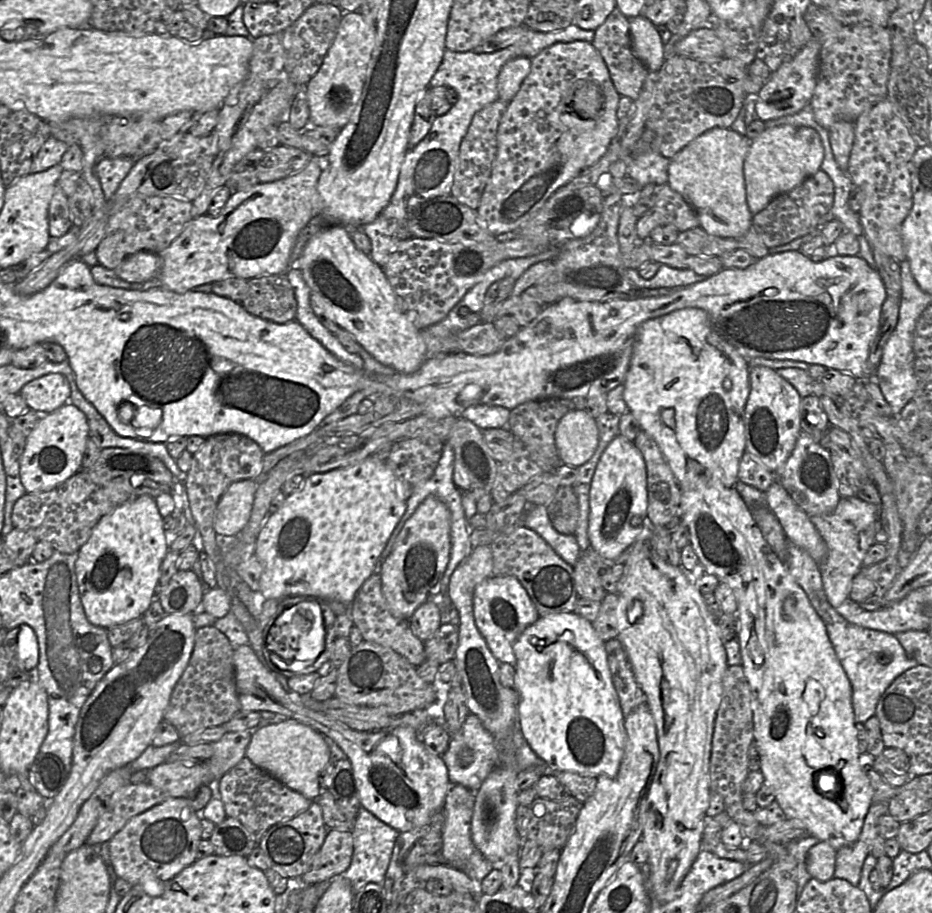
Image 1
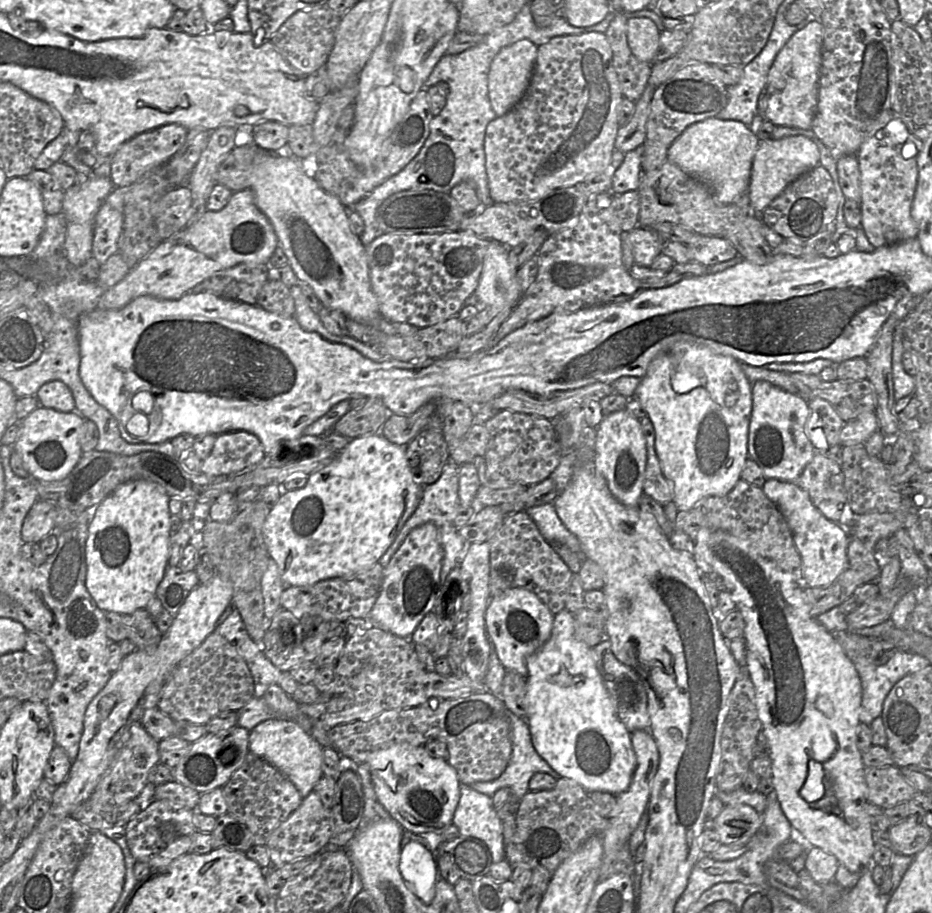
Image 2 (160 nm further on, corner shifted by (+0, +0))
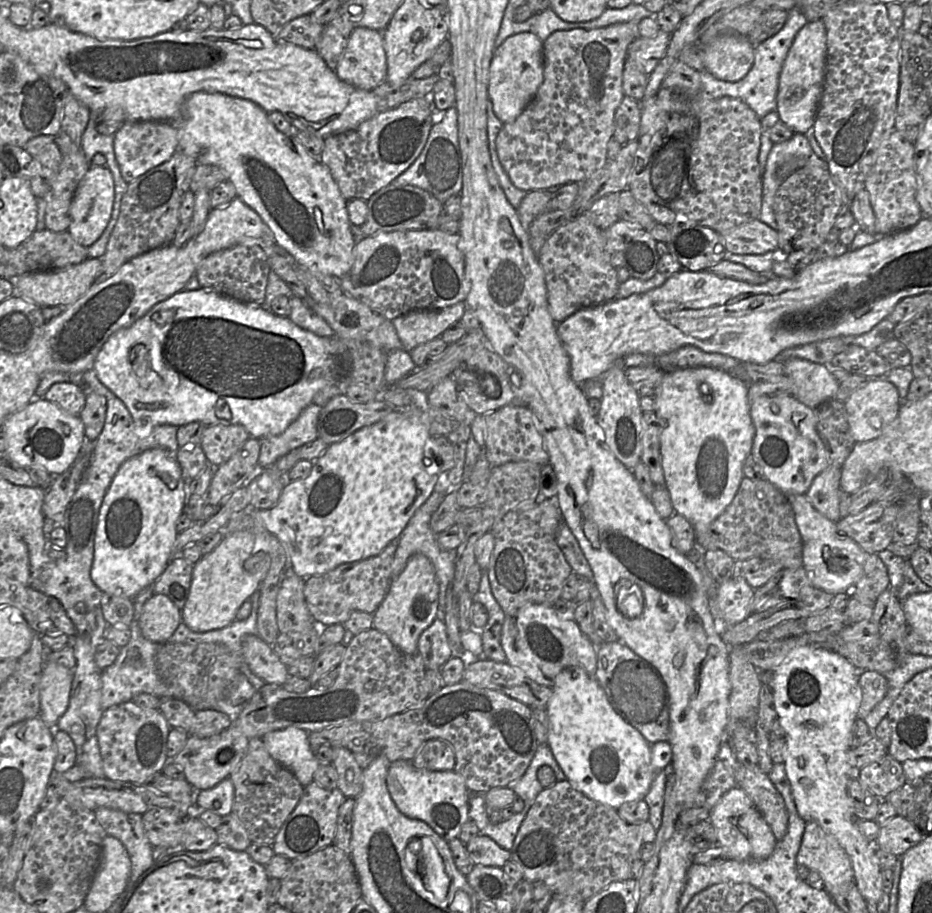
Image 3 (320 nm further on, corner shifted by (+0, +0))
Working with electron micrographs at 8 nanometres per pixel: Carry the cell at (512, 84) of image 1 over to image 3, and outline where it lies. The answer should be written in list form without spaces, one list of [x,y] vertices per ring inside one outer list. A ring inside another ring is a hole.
[[[531,32],[508,37],[495,49],[489,69],[488,97],[499,120],[504,124],[515,121],[534,98],[543,80],[543,42],[539,37]]]

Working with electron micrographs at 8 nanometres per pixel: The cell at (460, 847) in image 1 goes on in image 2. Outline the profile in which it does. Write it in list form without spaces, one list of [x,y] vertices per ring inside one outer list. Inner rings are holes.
[[[461,783],[460,799],[452,824],[457,826],[460,836],[471,836],[484,841],[492,854],[493,863],[505,859],[503,825],[492,797]]]

